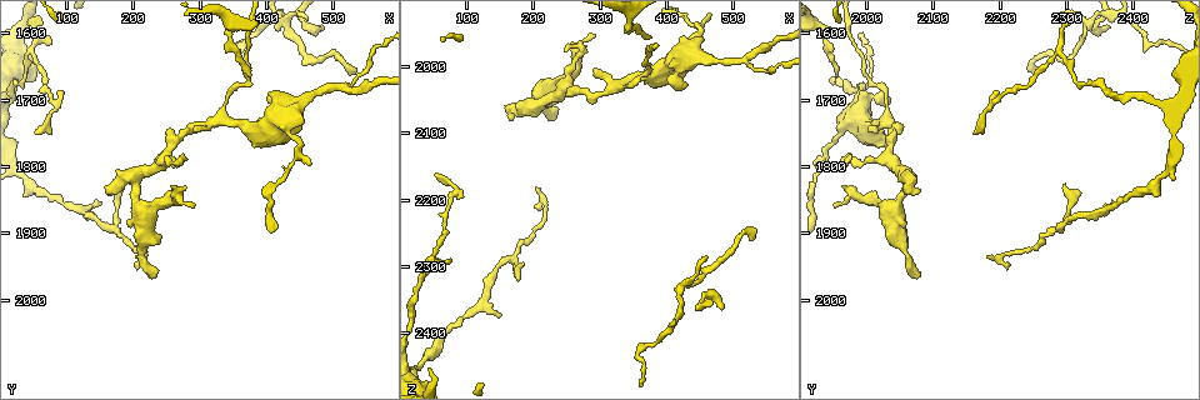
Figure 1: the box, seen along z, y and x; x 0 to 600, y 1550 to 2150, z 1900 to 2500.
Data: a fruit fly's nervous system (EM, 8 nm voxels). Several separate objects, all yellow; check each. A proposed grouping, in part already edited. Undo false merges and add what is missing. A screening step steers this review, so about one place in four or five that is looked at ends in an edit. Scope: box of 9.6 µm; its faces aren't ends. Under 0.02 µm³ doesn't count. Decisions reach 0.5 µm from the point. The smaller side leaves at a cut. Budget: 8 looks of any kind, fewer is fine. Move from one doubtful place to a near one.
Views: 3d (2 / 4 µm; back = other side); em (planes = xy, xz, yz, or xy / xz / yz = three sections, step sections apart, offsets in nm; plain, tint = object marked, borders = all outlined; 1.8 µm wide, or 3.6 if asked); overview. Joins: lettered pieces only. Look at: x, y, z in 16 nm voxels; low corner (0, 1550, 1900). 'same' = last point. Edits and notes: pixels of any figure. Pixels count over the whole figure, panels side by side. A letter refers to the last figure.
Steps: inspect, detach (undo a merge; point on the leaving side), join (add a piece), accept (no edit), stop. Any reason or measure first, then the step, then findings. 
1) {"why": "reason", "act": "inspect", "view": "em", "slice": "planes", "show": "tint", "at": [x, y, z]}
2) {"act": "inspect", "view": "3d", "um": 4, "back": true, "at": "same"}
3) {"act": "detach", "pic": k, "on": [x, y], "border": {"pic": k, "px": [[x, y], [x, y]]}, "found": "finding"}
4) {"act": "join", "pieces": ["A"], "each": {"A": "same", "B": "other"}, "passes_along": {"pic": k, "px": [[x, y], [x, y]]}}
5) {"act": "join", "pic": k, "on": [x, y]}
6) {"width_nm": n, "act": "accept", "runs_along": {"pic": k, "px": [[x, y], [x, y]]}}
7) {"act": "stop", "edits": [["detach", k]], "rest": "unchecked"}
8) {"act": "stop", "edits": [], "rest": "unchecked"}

{"why": "thin end", "act": "inspect", "view": "3d", "um": 2, "at": [55, 1750, 2165]}

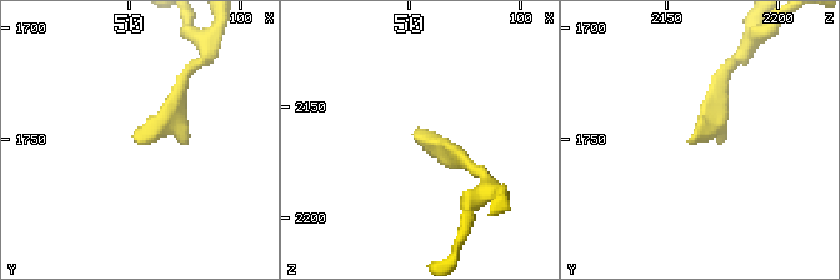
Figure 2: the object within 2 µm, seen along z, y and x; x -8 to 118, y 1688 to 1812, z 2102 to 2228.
{"act": "inspect", "view": "em", "slice": "planes", "show": "borders", "at": [52, 1750, 2163]}

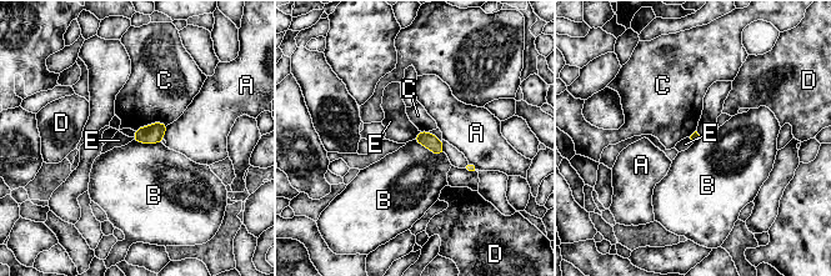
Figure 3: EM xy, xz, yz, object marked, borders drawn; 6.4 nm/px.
{"act": "accept", "each": {"A": "other", "B": "other", "C": "other", "D": "other", "E": "other"}, "border": {"pic": 3, "px": [[414, 140], [436, 154], [444, 152]]}, "found": "none of them fits"}

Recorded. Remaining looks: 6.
{"why": "an open end", "act": "inspect", "view": "em", "slice": "yz", "step": 8, "show": "tint", "at": [380, 1665, 1955]}

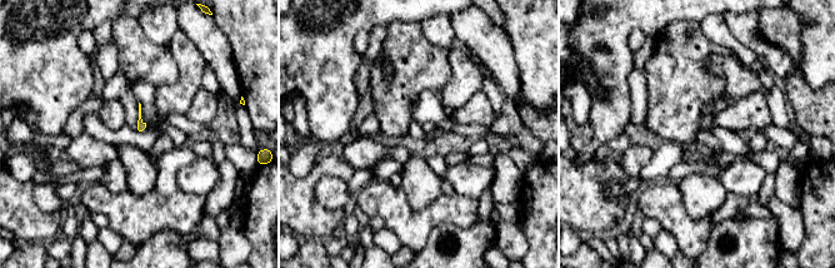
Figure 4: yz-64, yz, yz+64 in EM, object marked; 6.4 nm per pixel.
{"act": "inspect", "view": "em", "slice": "planes", "show": "borders", "at": "same"}

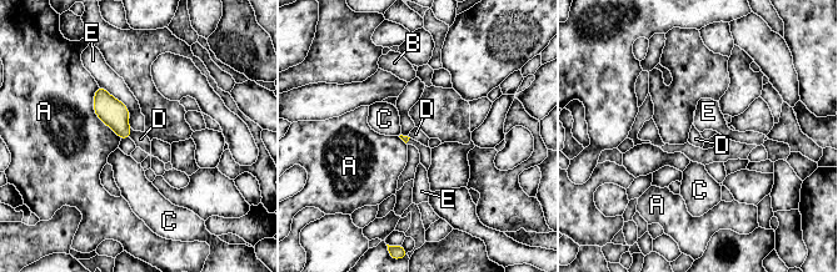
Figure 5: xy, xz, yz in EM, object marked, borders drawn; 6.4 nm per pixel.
{"act": "accept", "each": {"A": "other", "B": "other", "C": "other", "D": "other", "E": "other"}, "border": {"pic": 5, "px": [[128, 125], [130, 137]]}, "found": "no lettered piece goes on from it"}

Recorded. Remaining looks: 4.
{"why": "tapers out", "act": "inspect", "view": "3d", "um": 4, "at": [190, 1830, 2300]}

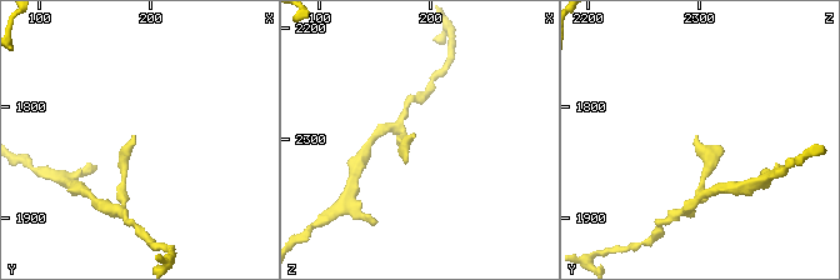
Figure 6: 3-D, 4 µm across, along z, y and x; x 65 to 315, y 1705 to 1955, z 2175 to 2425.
{"why": "shape alone is not enough", "act": "inspect", "view": "em", "slice": "planes", "show": "tint", "at": [184, 1824, 2298]}

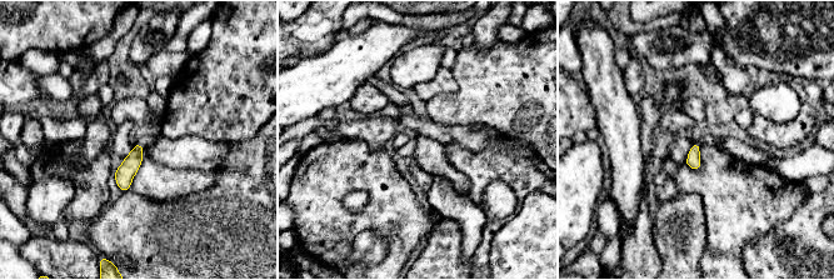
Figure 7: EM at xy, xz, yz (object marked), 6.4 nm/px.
{"act": "inspect", "view": "em", "slice": "planes", "show": "borders", "at": "same"}

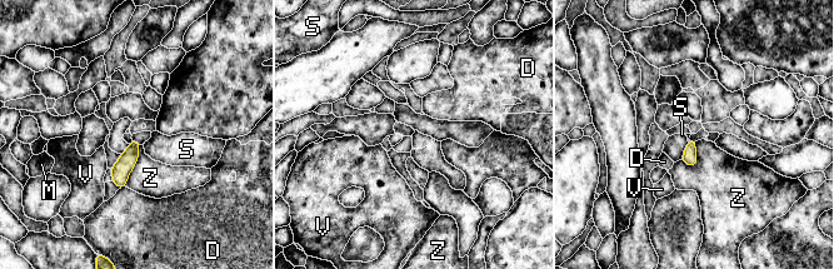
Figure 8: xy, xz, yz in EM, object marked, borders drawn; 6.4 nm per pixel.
{"act": "accept", "each": {"D": "other", "M": "other", "S": "other", "V": "other", "Z": "other"}, "found": "no lettered piece goes on from it"}

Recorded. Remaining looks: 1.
{"act": "stop", "edits": [], "rest": "unchecked"}

